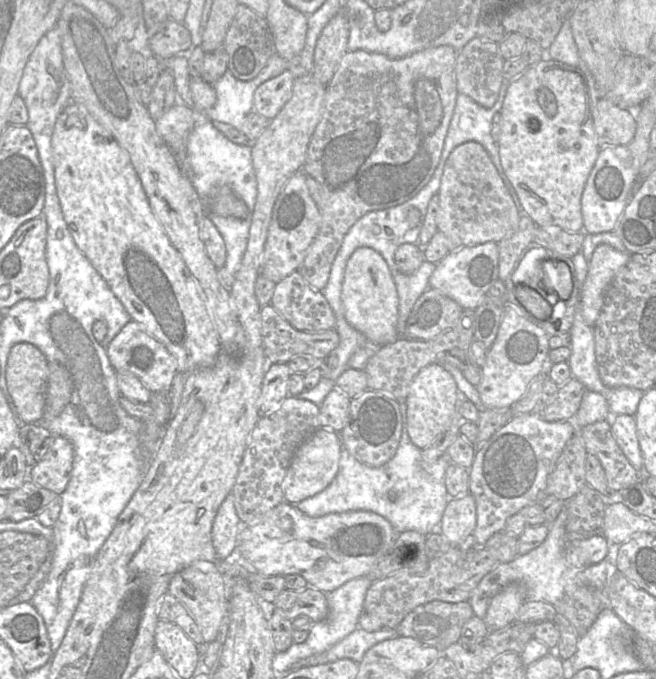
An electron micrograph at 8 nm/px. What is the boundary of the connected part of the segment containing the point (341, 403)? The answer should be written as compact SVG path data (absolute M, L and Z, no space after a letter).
M339 389L330 391L319 406L321 428L341 432L348 422L350 402Z

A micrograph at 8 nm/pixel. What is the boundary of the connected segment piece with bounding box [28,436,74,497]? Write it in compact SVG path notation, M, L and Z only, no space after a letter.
M57 436L43 459L29 468L28 479L59 497L69 483L73 458L71 442L63 436Z

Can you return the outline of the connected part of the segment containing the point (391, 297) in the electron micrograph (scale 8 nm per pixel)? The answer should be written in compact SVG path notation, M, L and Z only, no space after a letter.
M359 247L349 257L345 267L341 300L345 319L353 328L361 332L371 345L379 347L392 343L399 338L397 331L398 294L396 286L386 261L374 249L370 247Z

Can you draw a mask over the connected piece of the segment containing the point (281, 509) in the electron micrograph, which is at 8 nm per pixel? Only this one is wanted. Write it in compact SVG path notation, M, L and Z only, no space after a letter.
M286 501L267 512L253 524L242 527L236 556L263 577L301 575L308 586L329 593L349 580L367 576L379 560L391 549L398 533L383 516L372 511L348 511L310 517Z

